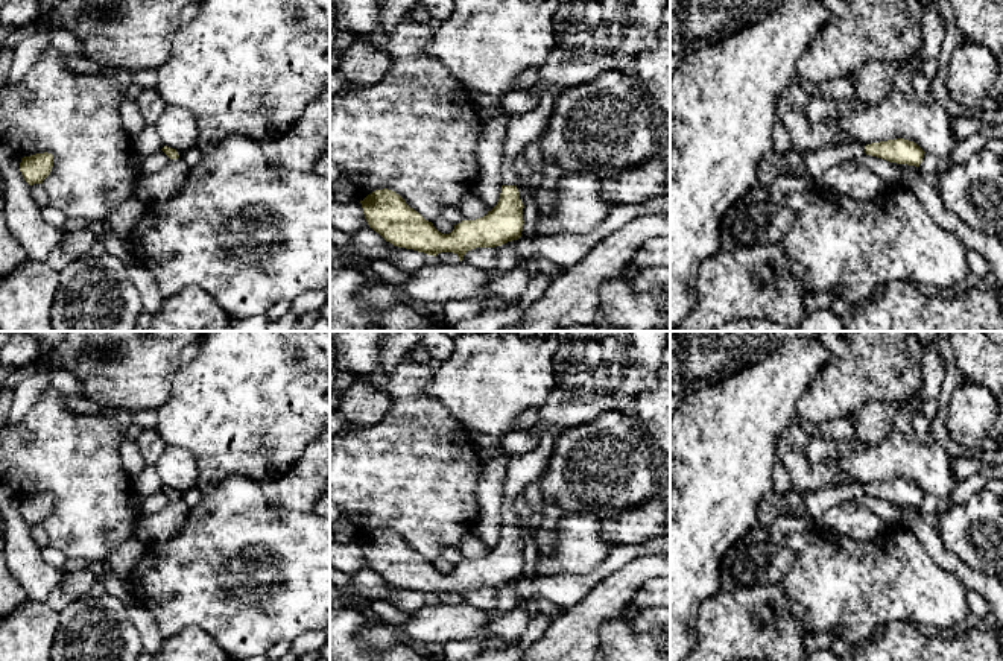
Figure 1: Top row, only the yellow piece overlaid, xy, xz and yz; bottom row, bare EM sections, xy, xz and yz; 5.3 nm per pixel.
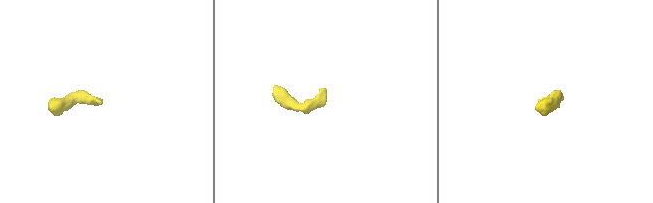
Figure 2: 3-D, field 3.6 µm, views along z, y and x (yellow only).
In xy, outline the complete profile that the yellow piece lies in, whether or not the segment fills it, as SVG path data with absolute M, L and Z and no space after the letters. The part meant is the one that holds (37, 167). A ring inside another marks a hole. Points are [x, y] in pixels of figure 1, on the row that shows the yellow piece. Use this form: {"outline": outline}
{"outline": "M47 152L24 157L20 163L20 172L29 185L43 184L43 181L50 175L52 167L53 155Z"}

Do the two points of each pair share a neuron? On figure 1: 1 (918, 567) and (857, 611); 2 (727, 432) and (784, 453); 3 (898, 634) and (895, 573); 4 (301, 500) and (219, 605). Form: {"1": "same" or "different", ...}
{"1": "same", "2": "different", "3": "different", "4": "different"}

